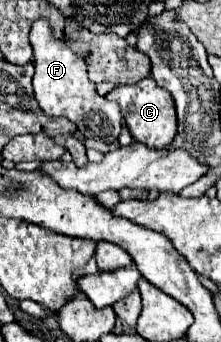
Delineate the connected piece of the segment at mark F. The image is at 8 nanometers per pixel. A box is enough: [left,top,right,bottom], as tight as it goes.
[29,19,121,143]

